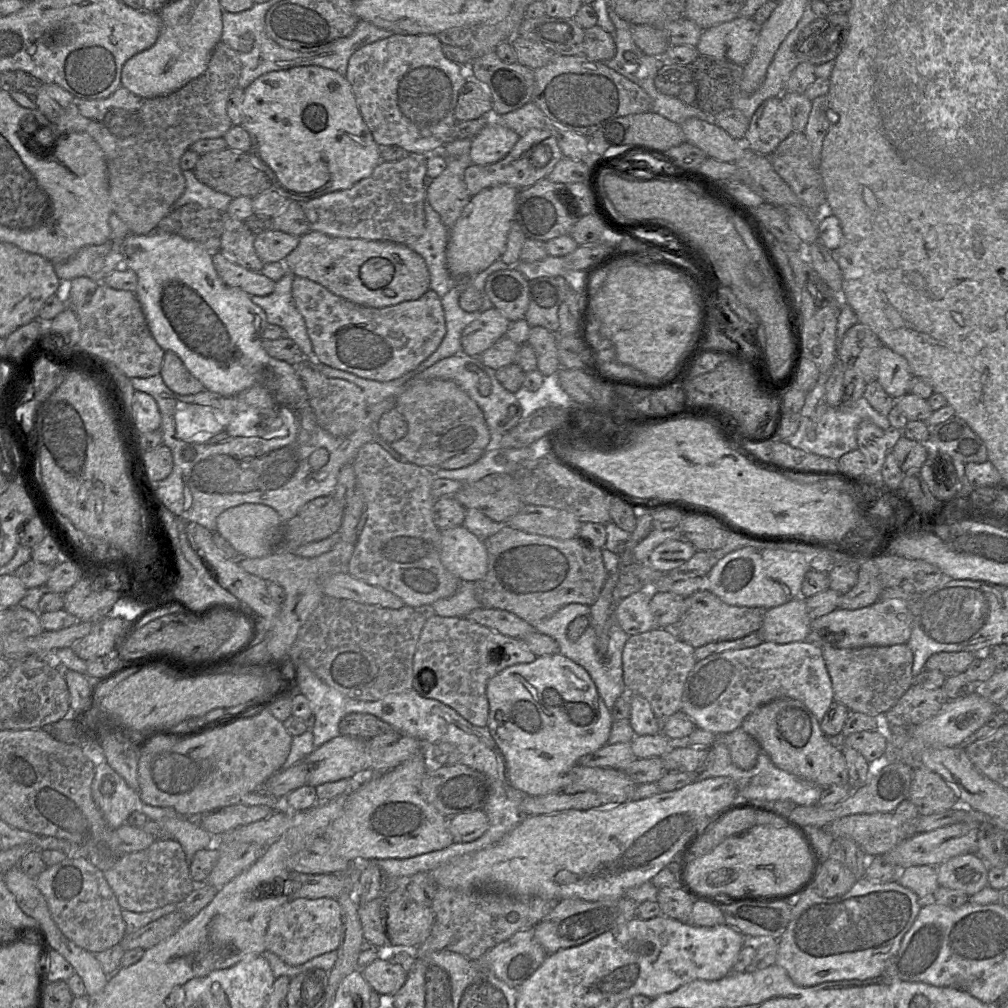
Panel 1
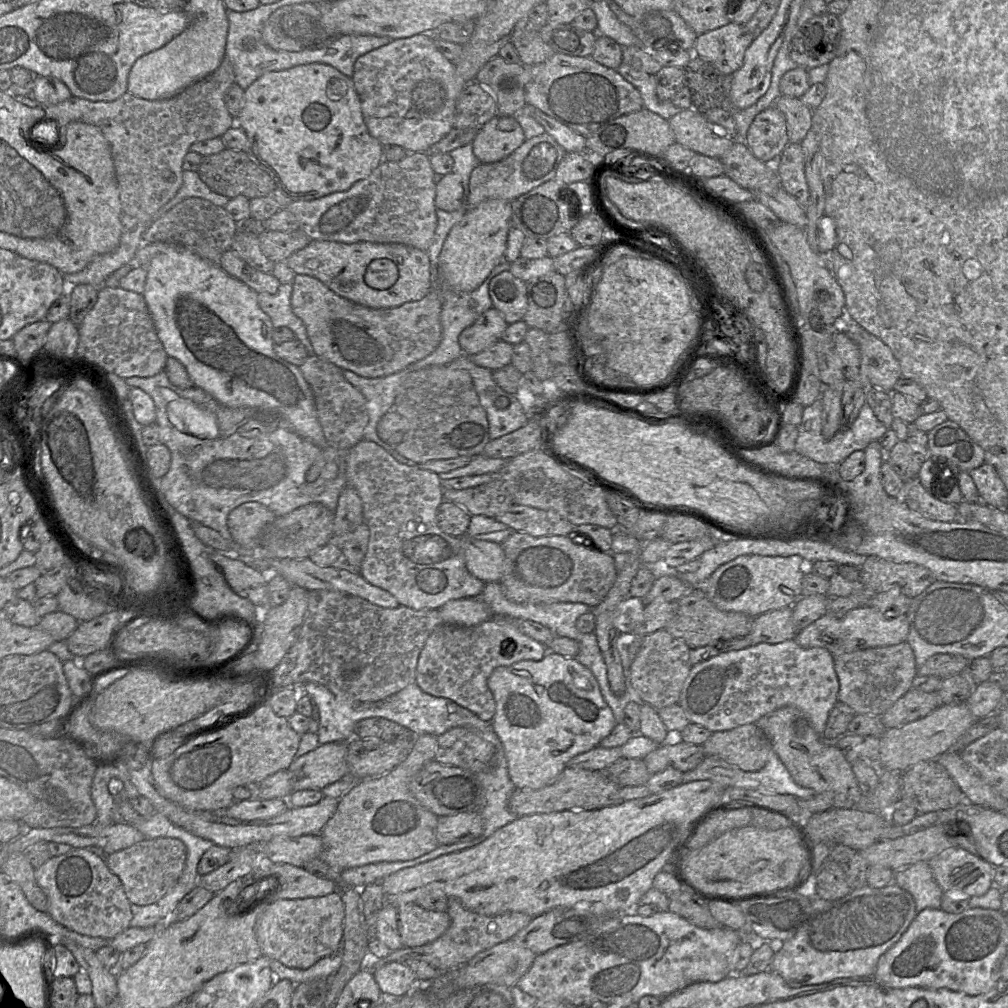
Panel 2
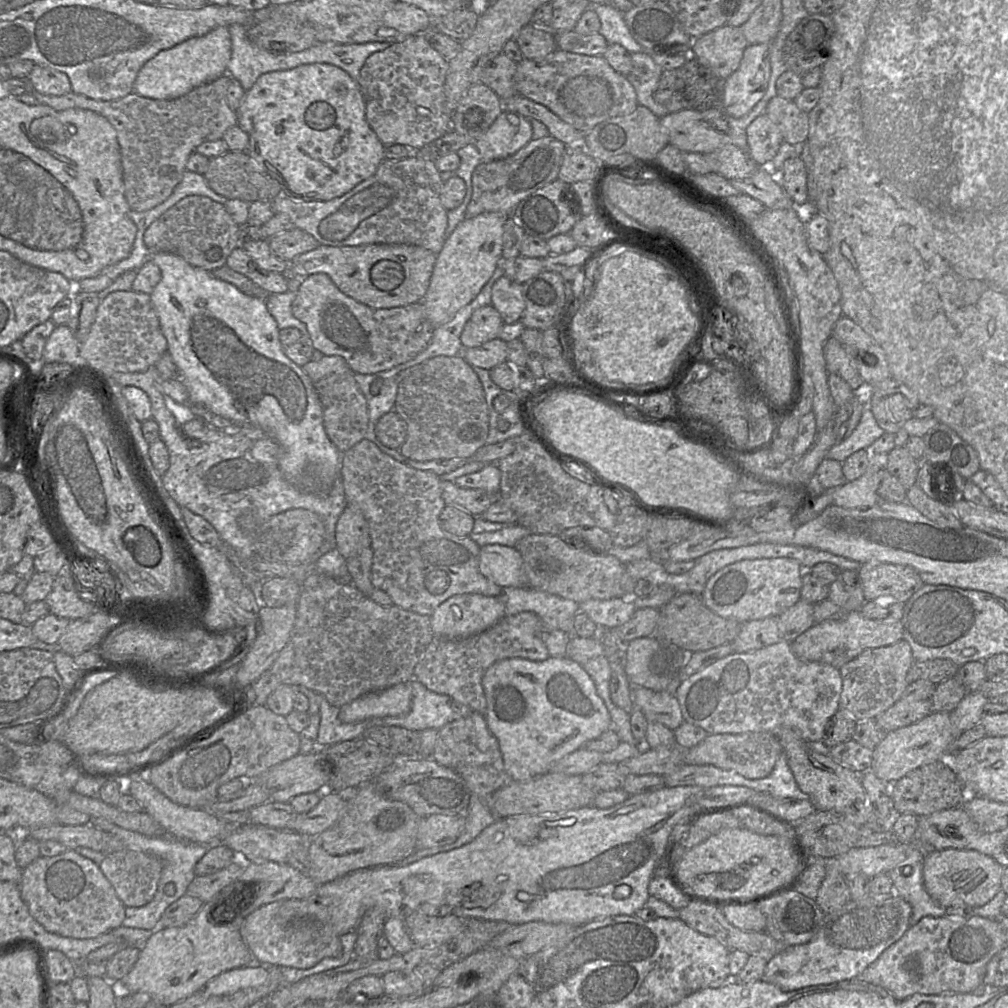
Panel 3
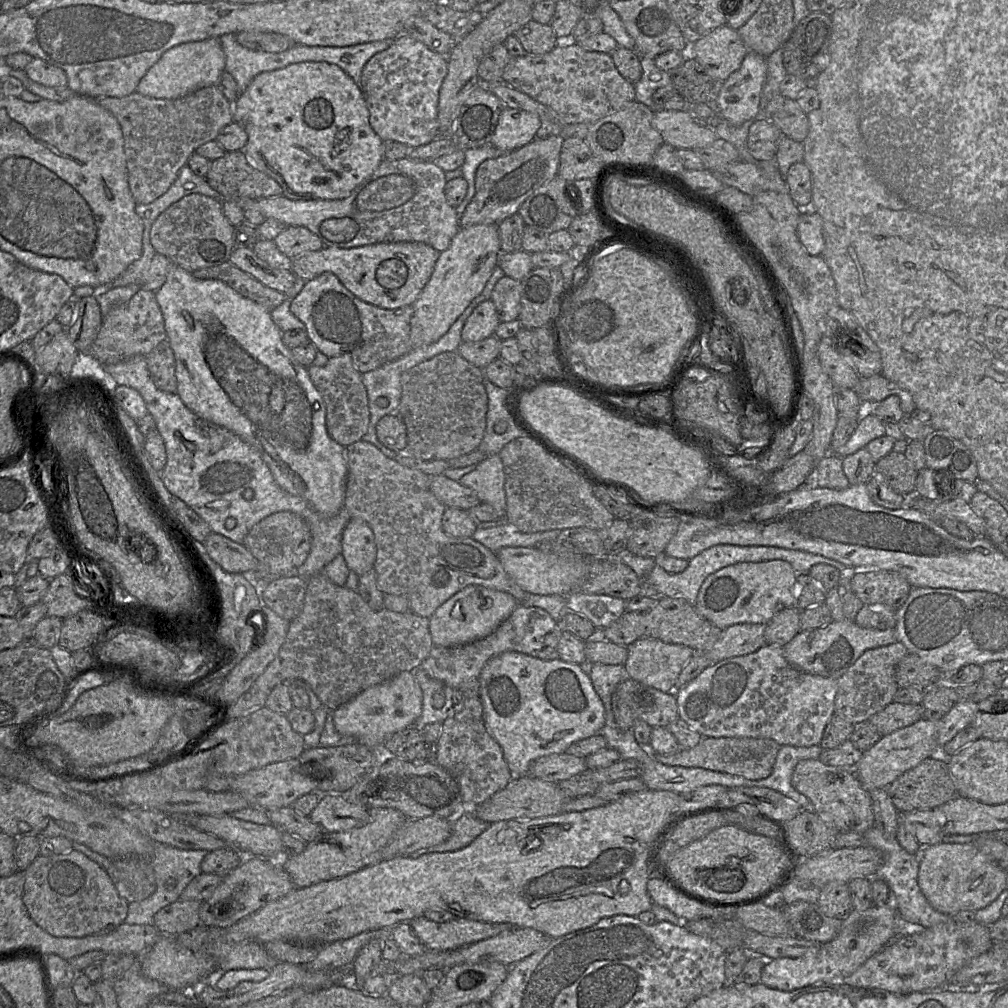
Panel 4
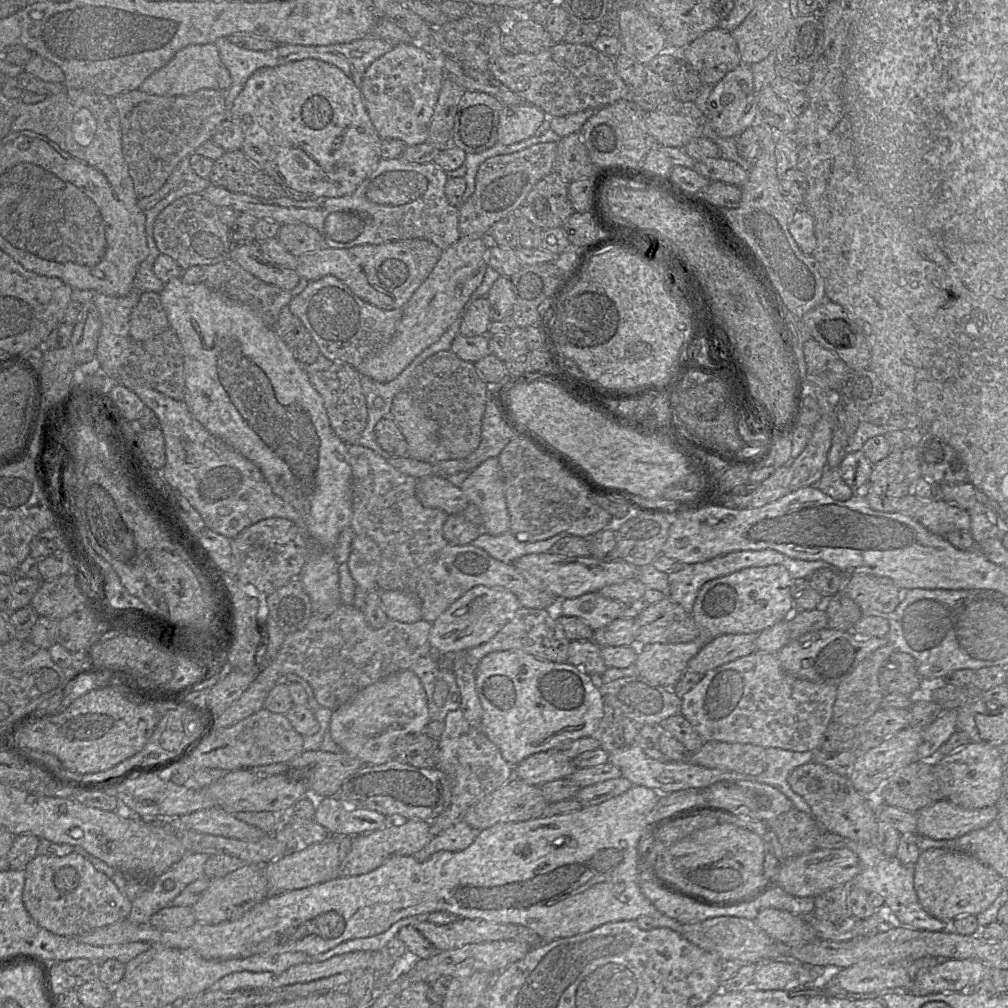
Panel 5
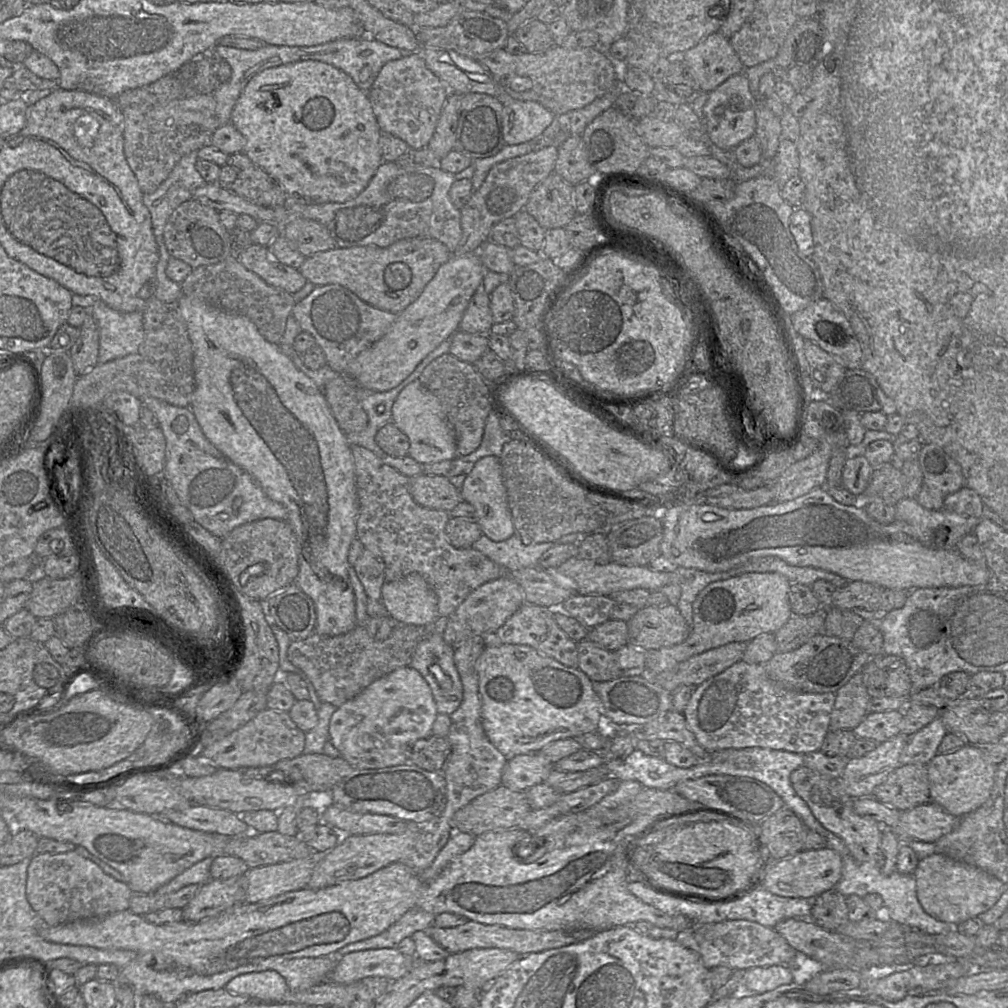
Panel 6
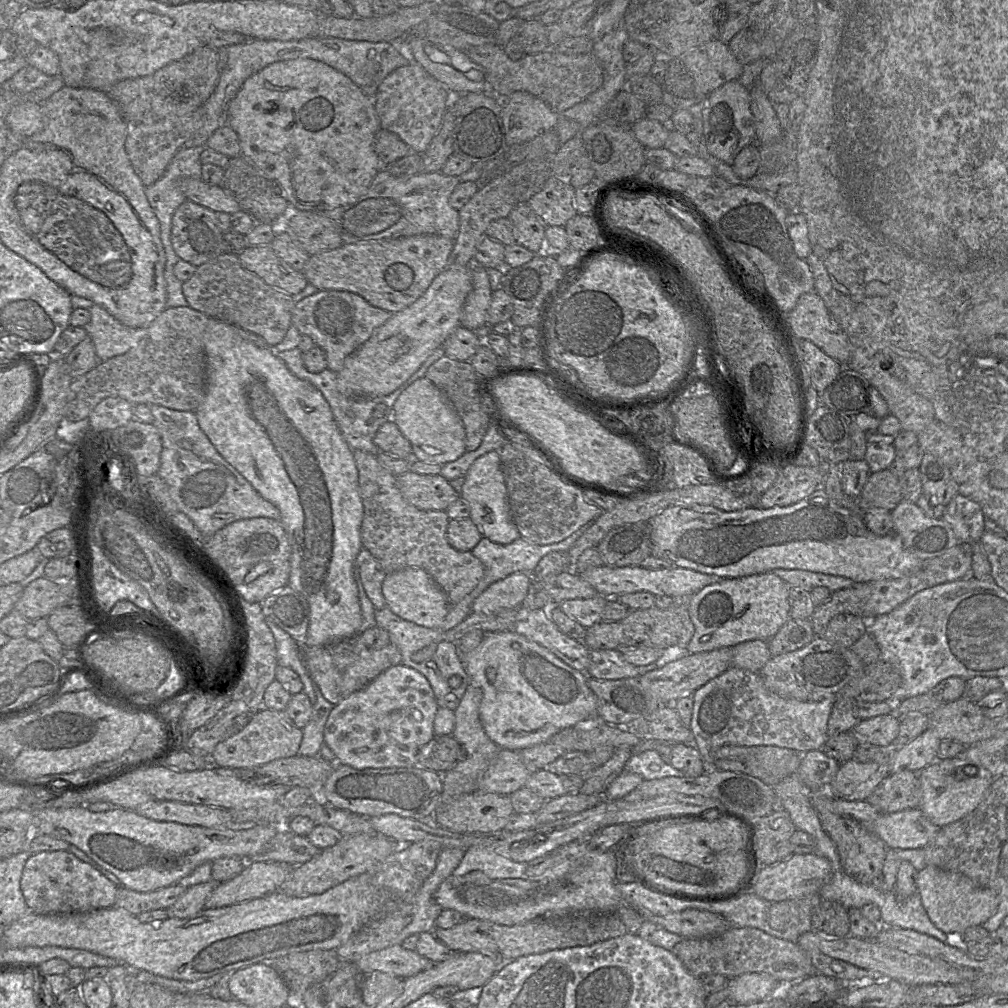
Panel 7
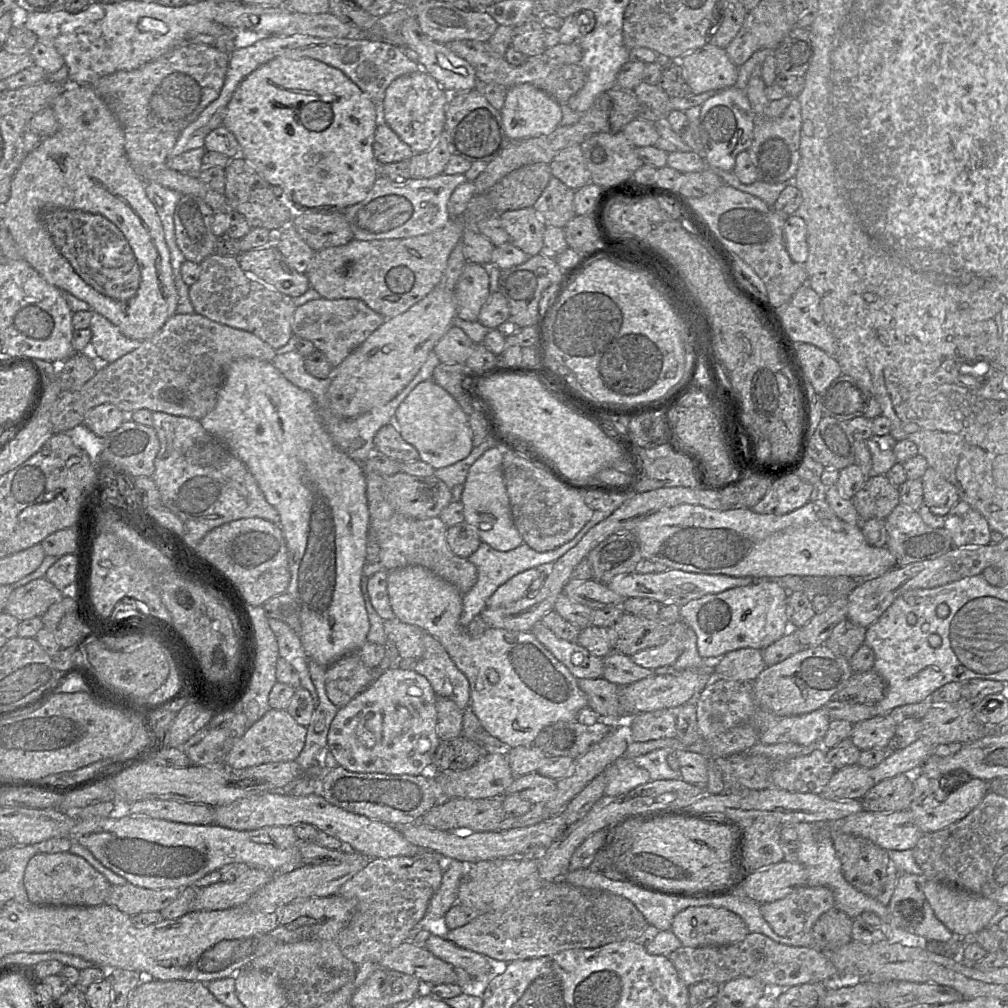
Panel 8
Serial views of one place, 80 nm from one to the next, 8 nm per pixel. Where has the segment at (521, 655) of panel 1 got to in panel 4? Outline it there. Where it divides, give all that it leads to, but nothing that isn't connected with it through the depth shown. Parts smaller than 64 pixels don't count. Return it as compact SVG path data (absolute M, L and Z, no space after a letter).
M518 604L511 615L487 637L453 647L434 646L420 667L430 677L457 689L463 696L479 696L479 676L490 658L503 652L517 651L542 660L557 659L559 658L557 647L561 633L559 623L546 610Z

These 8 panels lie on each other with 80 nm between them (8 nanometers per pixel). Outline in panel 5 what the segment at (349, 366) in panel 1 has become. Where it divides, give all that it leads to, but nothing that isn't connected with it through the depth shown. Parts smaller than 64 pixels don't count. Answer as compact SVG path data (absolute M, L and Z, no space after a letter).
M335 276L310 281L289 303L291 312L301 320L319 347L331 361L343 361L357 368L365 358L387 344L402 318L402 309L383 310L356 296Z

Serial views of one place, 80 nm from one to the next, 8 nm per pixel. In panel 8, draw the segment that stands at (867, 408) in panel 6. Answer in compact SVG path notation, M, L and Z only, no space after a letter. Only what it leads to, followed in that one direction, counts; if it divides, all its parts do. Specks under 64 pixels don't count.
M847 374L838 376L818 394L818 400L823 416L838 420L861 416L873 419L882 415L880 404L868 388Z

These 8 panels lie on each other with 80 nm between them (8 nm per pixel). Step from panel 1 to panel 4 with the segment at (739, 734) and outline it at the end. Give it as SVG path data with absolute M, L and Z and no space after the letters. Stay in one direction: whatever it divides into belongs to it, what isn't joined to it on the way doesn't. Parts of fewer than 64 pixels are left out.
M703 737L691 749L681 749L667 755L653 755L656 760L669 766L700 767L742 776L749 780L760 780L772 773L780 747L779 743L769 738Z

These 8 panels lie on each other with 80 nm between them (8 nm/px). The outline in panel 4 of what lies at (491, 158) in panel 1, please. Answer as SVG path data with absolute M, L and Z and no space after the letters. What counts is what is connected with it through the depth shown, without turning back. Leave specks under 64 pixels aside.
M504 107L490 144L502 151L519 149L535 139L540 126L541 119L537 114Z

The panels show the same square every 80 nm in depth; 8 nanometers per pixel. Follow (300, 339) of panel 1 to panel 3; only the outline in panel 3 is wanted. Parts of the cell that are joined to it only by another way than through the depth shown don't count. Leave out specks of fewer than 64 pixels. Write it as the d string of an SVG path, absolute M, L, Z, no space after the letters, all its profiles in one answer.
M292 291L271 293L265 299L265 304L280 330L292 327L298 329L303 337L309 337L306 325L292 313L292 303L295 297L296 292Z

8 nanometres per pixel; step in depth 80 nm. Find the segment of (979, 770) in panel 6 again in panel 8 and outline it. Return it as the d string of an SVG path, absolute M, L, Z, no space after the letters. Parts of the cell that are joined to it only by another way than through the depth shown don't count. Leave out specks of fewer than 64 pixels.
M922 773L913 774L913 799L909 807L915 824L923 834L938 832L965 818L989 792L989 783L980 779L942 788L941 779L933 779Z

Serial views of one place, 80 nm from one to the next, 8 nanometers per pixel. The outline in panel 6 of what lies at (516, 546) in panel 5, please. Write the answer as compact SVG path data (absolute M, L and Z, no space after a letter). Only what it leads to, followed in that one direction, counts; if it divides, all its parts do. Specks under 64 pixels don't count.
M517 532L500 542L493 541L482 534L472 547L497 564L509 570L518 570L539 567L540 558L550 548L559 544L578 543L583 536L585 535L581 533L569 533L554 541L536 543L530 538L523 538Z

